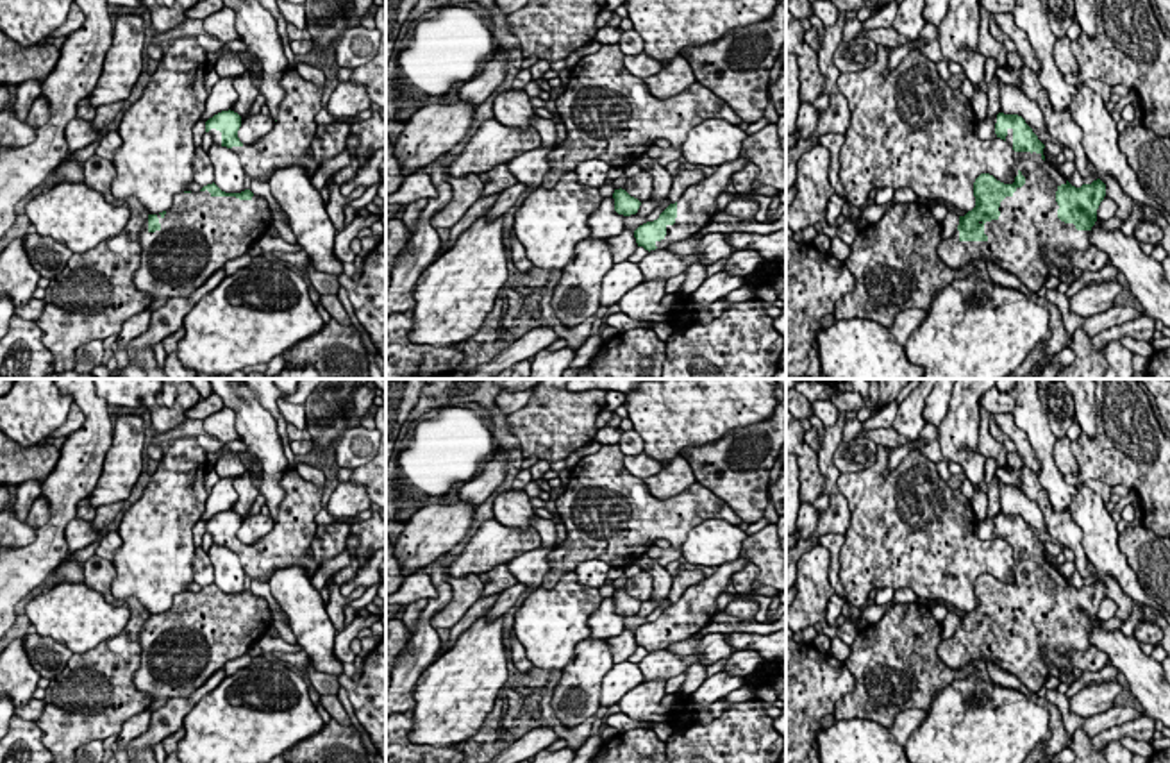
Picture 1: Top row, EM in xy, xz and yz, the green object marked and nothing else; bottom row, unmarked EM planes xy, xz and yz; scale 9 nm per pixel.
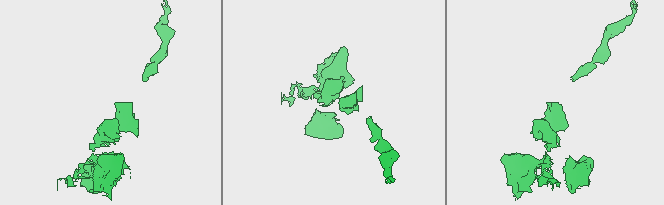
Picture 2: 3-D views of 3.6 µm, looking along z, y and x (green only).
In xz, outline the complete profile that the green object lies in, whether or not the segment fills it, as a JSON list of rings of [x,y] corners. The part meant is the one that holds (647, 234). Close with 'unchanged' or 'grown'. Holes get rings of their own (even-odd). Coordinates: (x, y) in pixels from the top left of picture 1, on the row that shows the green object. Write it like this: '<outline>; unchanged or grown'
[[[741,154],[736,161],[718,166],[713,175],[689,186],[657,220],[647,222],[634,231],[638,247],[648,252],[664,248],[707,227],[715,218],[718,195],[725,191],[731,177],[747,163],[748,157]]]; grown

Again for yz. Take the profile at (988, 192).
[[[1018,114],[993,116],[997,138],[1015,150],[1018,175],[1004,184],[990,173],[974,182],[975,207],[959,216],[957,231],[938,245],[940,259],[961,272],[984,257],[1038,291],[1049,266],[1065,272],[1072,250],[1090,248],[1090,231],[1106,197],[1097,179],[1072,186],[1045,155],[1045,145]]]; grown

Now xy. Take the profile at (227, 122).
[[[286,68],[280,79],[286,91],[279,105],[273,129],[257,143],[243,145],[238,138],[241,116],[221,111],[205,122],[213,143],[230,148],[243,166],[245,175],[268,182],[277,168],[300,164],[313,177],[320,164],[309,154],[316,134],[316,114],[322,111],[322,86],[305,80],[297,68]]]; grown

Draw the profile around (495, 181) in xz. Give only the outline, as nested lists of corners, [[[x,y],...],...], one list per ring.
[[[507,163],[498,164],[486,173],[481,173],[481,180],[484,184],[481,197],[489,197],[493,193],[502,193],[504,189],[507,189],[507,188],[511,188],[518,182],[516,177],[509,172]]]

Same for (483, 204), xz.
[[[493,193],[489,197],[481,197],[466,213],[464,216],[450,227],[450,239],[441,245],[439,252],[436,254],[436,259],[443,256],[448,248],[452,248],[457,241],[457,238],[473,225],[475,220],[481,216],[486,216],[486,213],[493,207],[495,200],[500,193]]]

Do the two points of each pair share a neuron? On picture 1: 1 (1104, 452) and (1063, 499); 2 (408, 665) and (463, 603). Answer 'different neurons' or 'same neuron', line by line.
1: different neurons
2: different neurons

